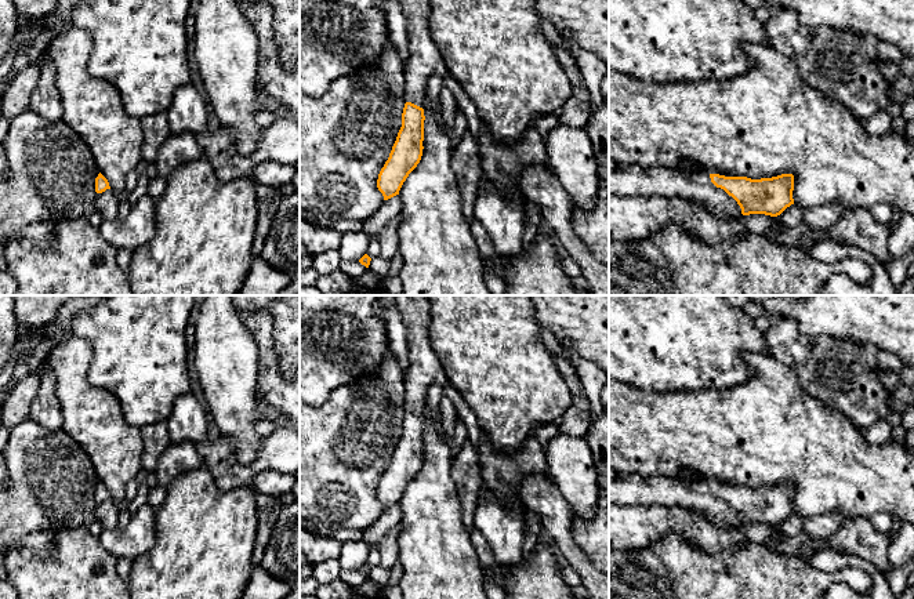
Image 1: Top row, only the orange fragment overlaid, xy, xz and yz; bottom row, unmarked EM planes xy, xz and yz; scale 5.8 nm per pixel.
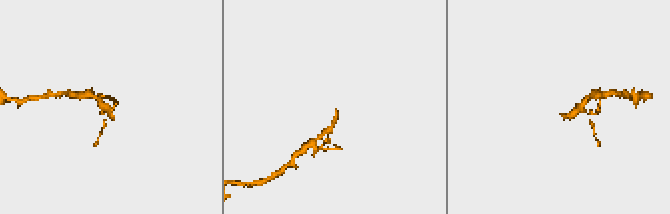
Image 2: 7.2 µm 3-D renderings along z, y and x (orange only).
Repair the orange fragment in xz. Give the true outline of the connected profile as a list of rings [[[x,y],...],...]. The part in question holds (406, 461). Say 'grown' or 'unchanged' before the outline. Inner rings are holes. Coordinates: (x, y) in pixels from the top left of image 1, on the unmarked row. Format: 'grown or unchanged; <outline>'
grown; [[[395,295],[398,313],[406,326],[406,340],[409,349],[409,369],[405,378],[405,417],[402,422],[402,436],[392,455],[388,469],[381,478],[377,489],[377,497],[382,502],[384,509],[396,504],[409,486],[417,476],[422,465],[424,450],[424,411],[428,388],[438,382],[446,385],[449,382],[443,366],[434,352],[429,342],[429,302],[425,295]]]

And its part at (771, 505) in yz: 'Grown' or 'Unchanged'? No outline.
Grown

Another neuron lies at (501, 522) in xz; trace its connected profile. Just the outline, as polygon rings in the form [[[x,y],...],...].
[[[482,484],[474,526],[485,536],[498,566],[508,567],[522,559],[526,541],[522,504],[504,500]]]

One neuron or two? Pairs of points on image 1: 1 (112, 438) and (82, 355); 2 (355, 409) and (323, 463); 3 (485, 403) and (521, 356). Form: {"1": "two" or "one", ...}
{"1": "one", "2": "one", "3": "one"}

